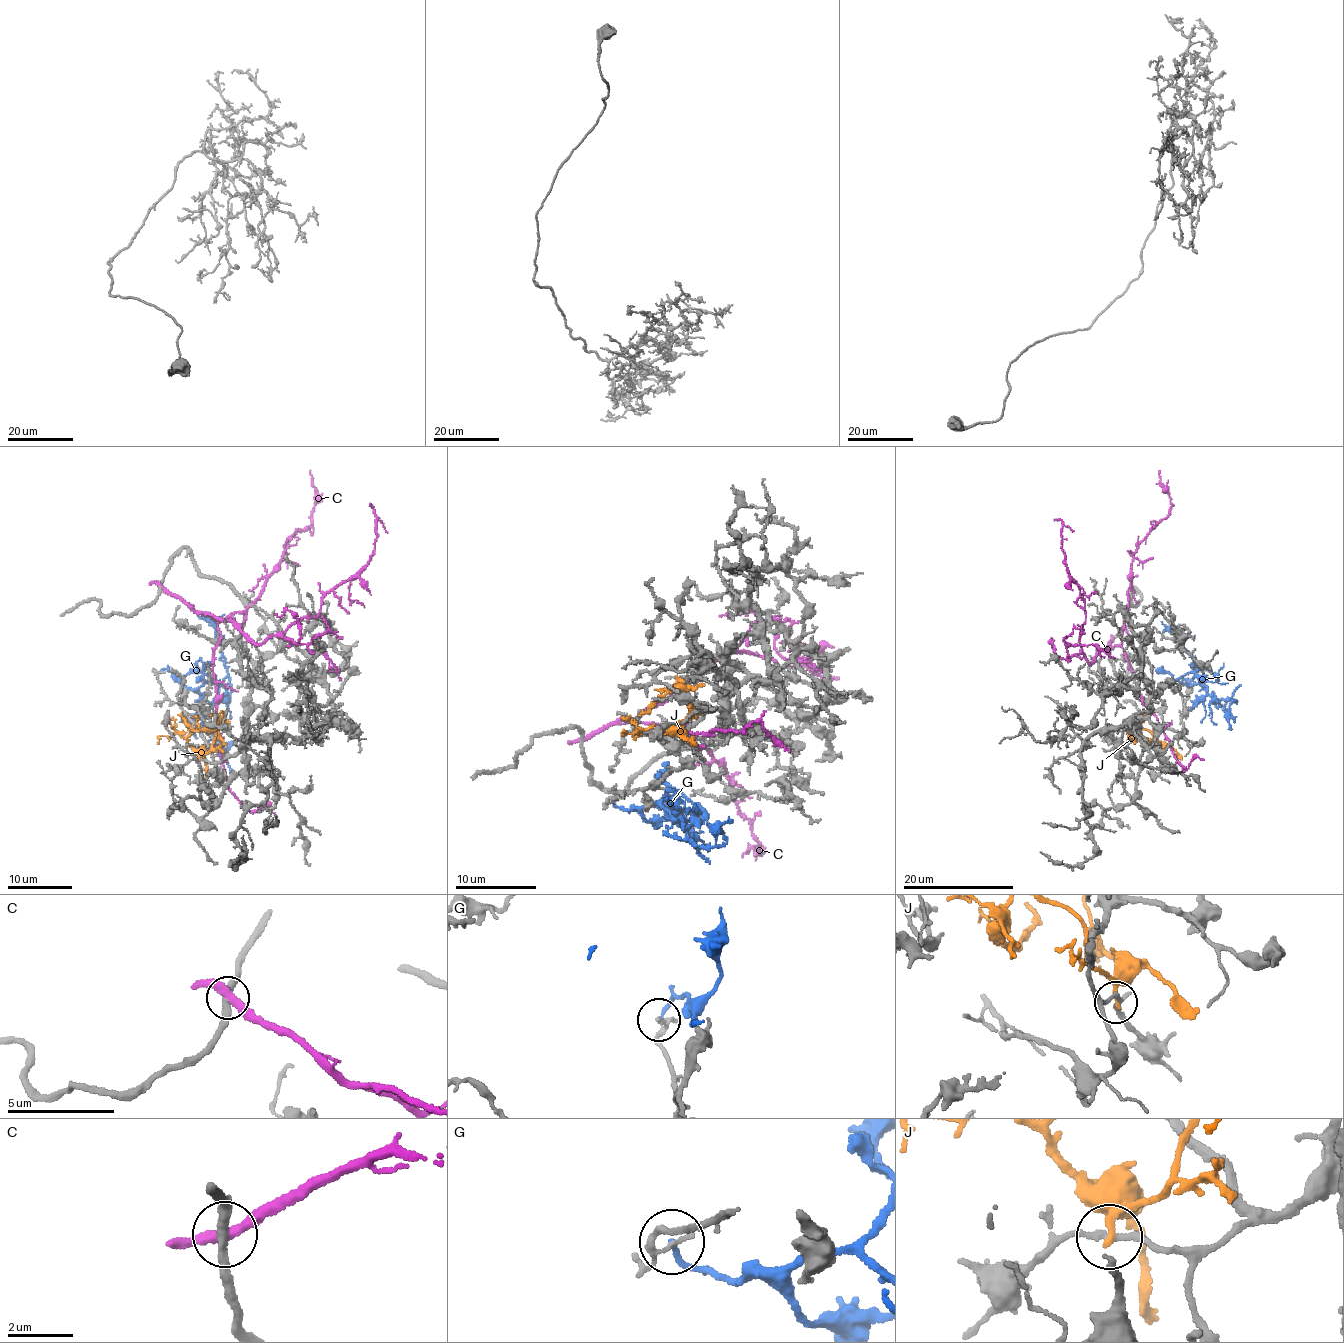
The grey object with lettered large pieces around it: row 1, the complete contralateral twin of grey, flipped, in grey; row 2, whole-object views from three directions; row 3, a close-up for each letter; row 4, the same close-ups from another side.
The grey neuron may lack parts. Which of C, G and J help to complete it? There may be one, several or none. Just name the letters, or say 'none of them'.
none of them

